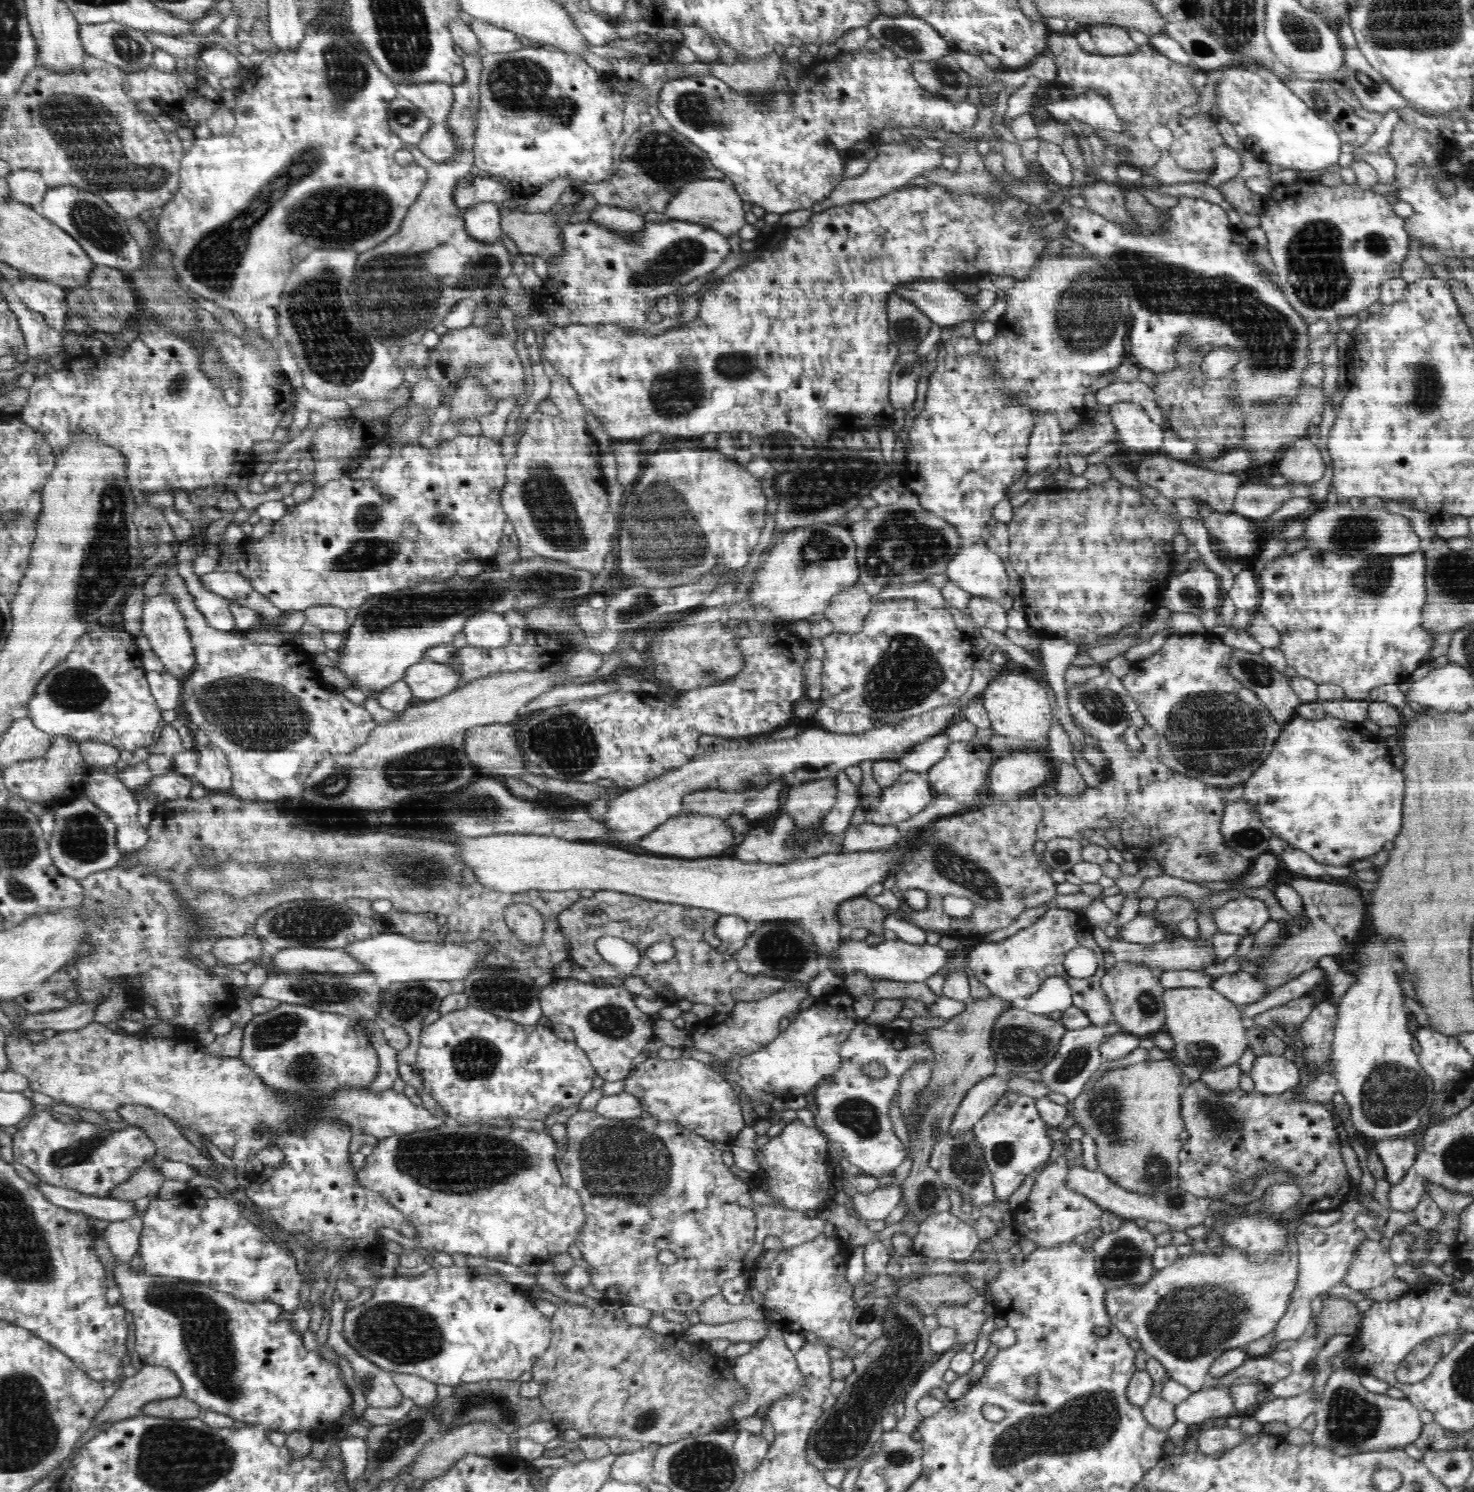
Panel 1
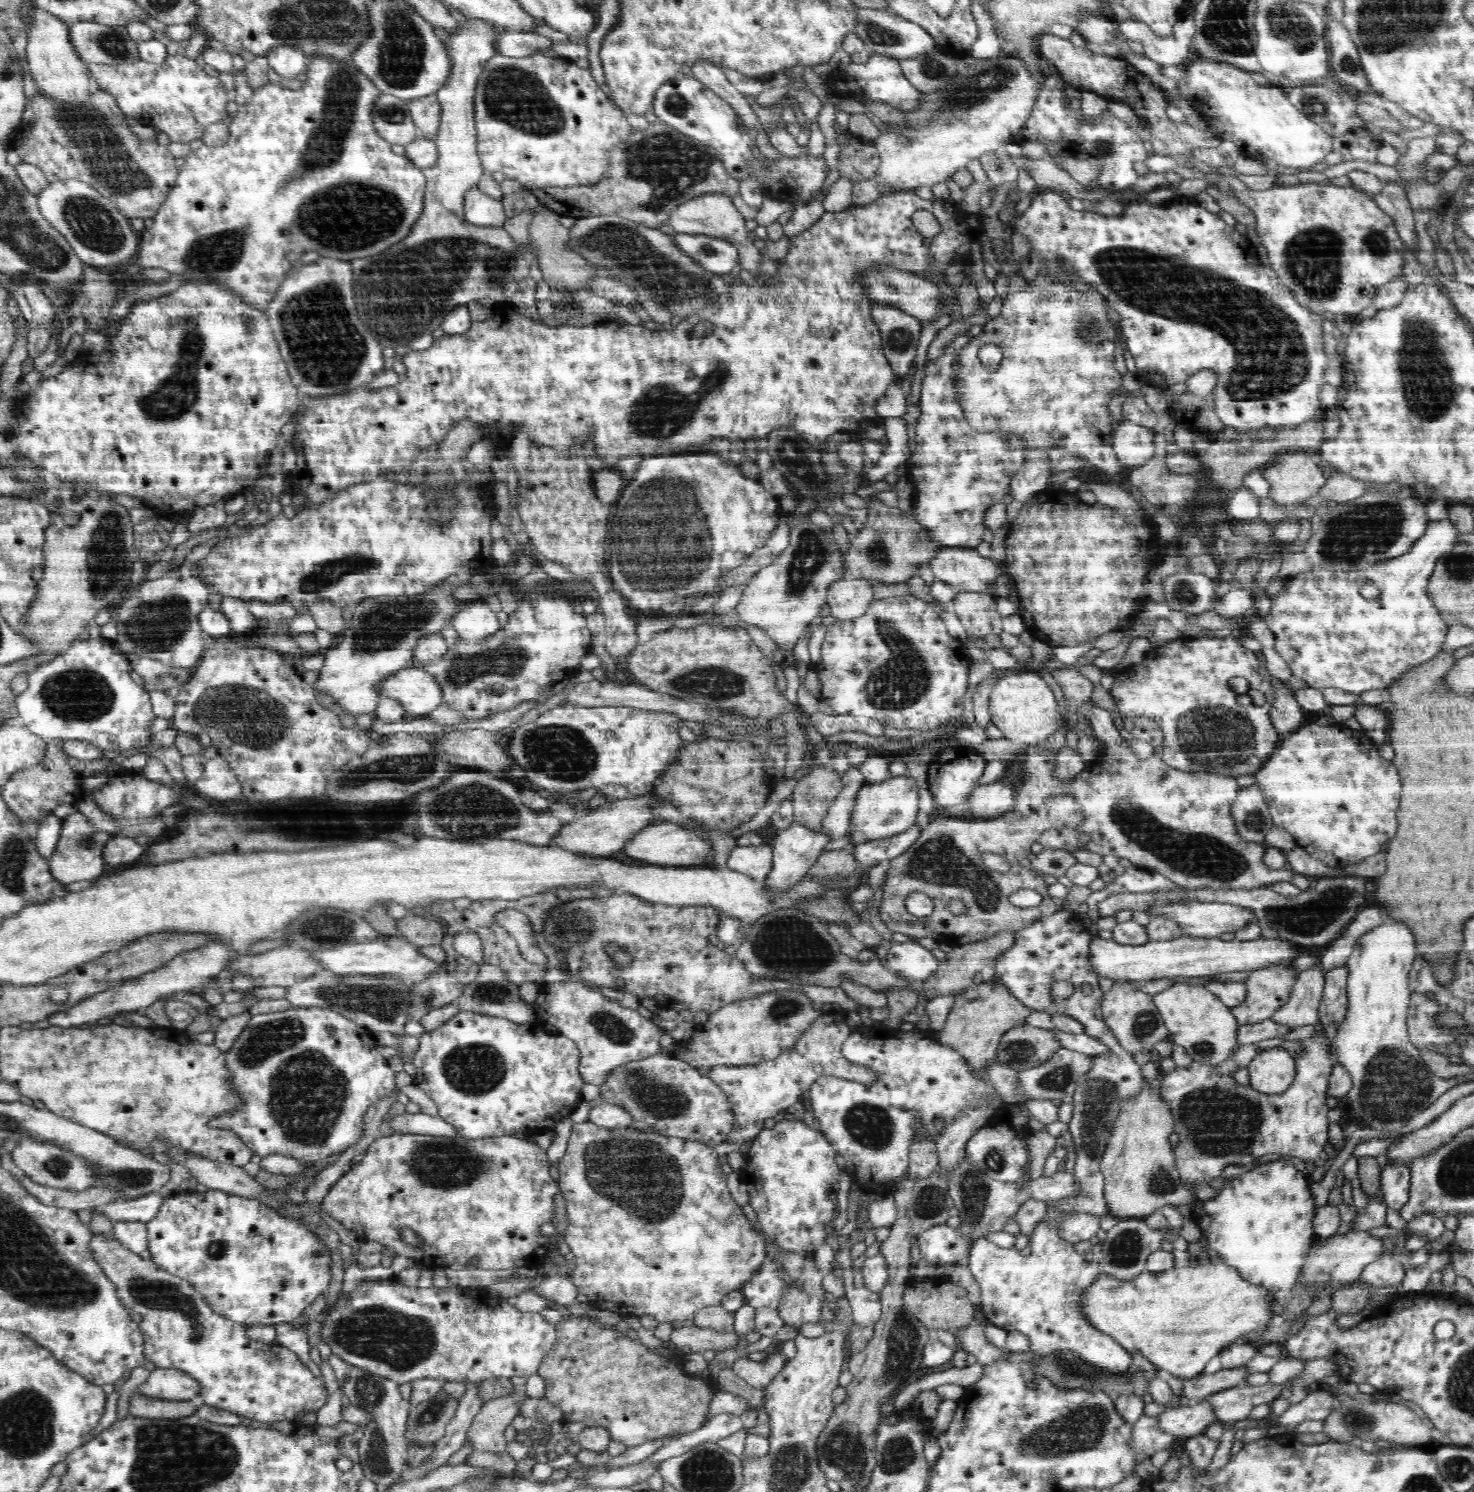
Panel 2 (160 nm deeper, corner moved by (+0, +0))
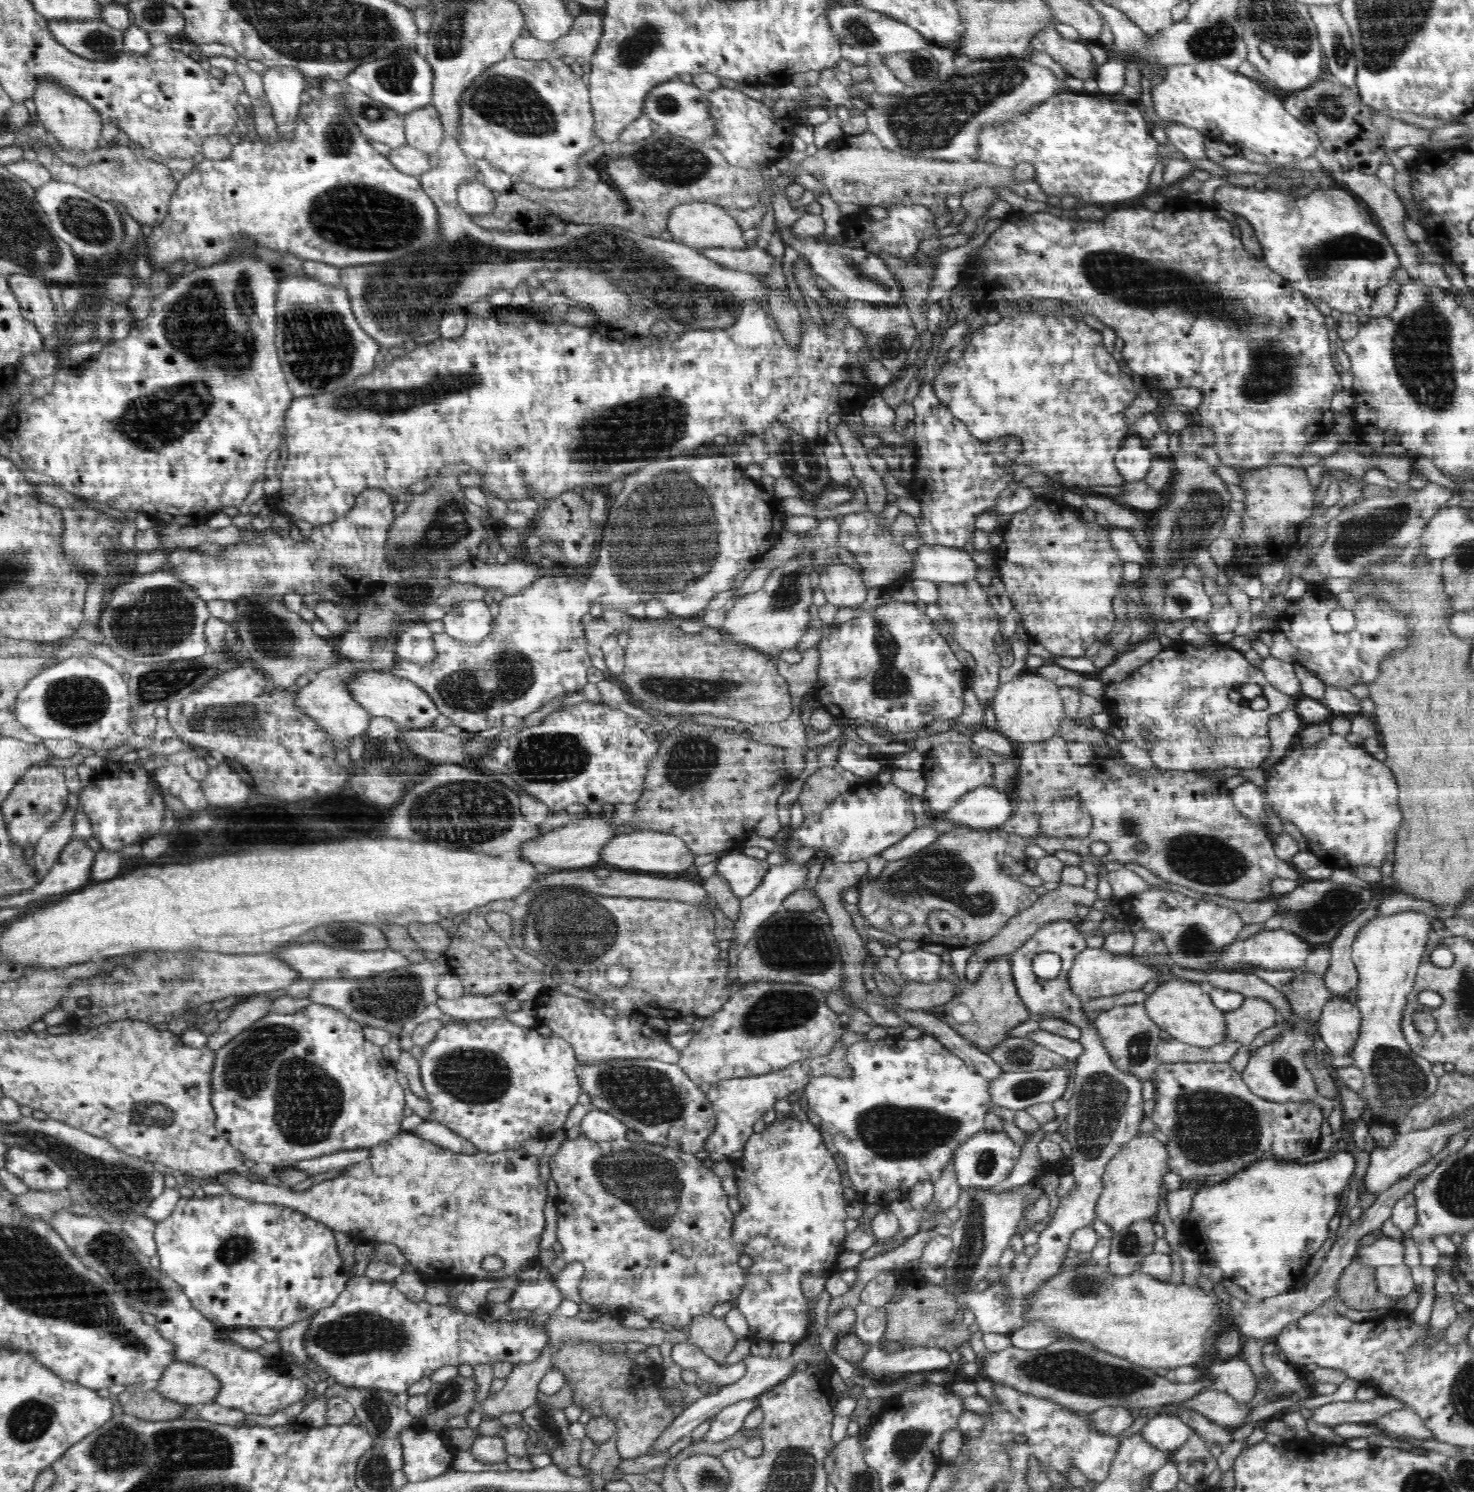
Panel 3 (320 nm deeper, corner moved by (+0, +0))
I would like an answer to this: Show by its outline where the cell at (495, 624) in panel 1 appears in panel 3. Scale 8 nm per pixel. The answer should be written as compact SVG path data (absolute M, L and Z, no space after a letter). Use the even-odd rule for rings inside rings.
M484 600L453 604L441 618L445 634L461 642L479 643L491 634L493 617Z

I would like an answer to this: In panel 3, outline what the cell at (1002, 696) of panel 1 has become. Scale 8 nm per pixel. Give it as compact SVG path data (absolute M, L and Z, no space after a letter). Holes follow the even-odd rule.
M1025 671L1006 684L1000 684L993 698L996 730L1016 742L1048 740L1060 730L1060 720L1066 717L1062 699L1058 694L1059 688L1035 671Z

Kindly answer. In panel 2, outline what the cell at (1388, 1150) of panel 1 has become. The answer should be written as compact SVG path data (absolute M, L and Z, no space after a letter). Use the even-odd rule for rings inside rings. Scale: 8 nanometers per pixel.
M1386 1163L1381 1168L1381 1193L1390 1210L1400 1212L1410 1198L1411 1167L1410 1164Z

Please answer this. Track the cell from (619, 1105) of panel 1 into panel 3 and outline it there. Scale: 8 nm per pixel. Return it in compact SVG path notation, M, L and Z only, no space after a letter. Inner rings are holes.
M592 1108L581 1121L580 1131L581 1135L586 1135L590 1140L602 1142L602 1140L625 1138L629 1129L609 1112Z

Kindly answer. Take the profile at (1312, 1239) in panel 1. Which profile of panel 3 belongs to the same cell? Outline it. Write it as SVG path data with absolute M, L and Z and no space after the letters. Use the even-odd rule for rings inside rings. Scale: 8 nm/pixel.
M1392 1237L1376 1239L1372 1244L1359 1248L1358 1252L1356 1260L1372 1267L1405 1264L1406 1248L1402 1245L1402 1240L1398 1241Z

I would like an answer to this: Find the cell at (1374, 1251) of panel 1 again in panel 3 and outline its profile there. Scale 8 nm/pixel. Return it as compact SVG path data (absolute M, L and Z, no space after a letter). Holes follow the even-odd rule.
M1405 1264L1378 1267L1376 1282L1379 1291L1388 1296L1393 1304L1415 1291L1411 1269Z

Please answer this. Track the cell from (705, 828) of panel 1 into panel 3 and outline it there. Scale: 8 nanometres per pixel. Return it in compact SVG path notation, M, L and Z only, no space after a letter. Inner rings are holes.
M627 830L621 831L610 842L604 844L601 850L602 862L611 864L618 870L642 871L646 873L660 872L660 874L672 874L680 876L690 868L696 854L690 852L685 842L667 832L656 832L655 830Z

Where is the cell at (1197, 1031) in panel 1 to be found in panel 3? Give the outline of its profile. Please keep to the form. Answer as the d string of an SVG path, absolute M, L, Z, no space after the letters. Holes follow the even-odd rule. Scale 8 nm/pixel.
M1165 978L1165 982L1158 985L1143 1004L1150 1021L1156 1023L1172 1039L1201 1048L1210 1048L1226 1041L1224 1013L1214 1007L1208 989L1201 984Z

